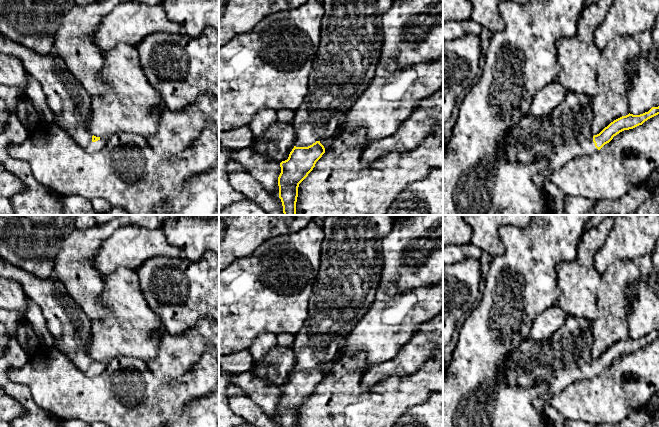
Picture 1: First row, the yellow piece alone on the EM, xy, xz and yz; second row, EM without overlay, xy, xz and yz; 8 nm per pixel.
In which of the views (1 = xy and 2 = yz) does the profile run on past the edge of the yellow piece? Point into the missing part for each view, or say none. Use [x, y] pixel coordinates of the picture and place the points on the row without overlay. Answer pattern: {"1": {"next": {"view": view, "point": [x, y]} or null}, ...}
{"1": {"next": {"view": "xy", "point": [70, 327]}}, "2": {"next": {"view": "yz", "point": [565, 358]}}}

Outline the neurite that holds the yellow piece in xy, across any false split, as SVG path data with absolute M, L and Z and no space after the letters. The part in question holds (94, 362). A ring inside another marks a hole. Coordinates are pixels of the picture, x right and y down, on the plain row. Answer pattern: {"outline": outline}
{"outline": "M0 256L0 276L20 283L27 297L39 305L46 320L46 326L54 339L54 347L67 356L87 377L103 372L106 363L94 360L88 351L90 345L91 319L67 293L63 283L54 275L43 279L8 263Z"}

